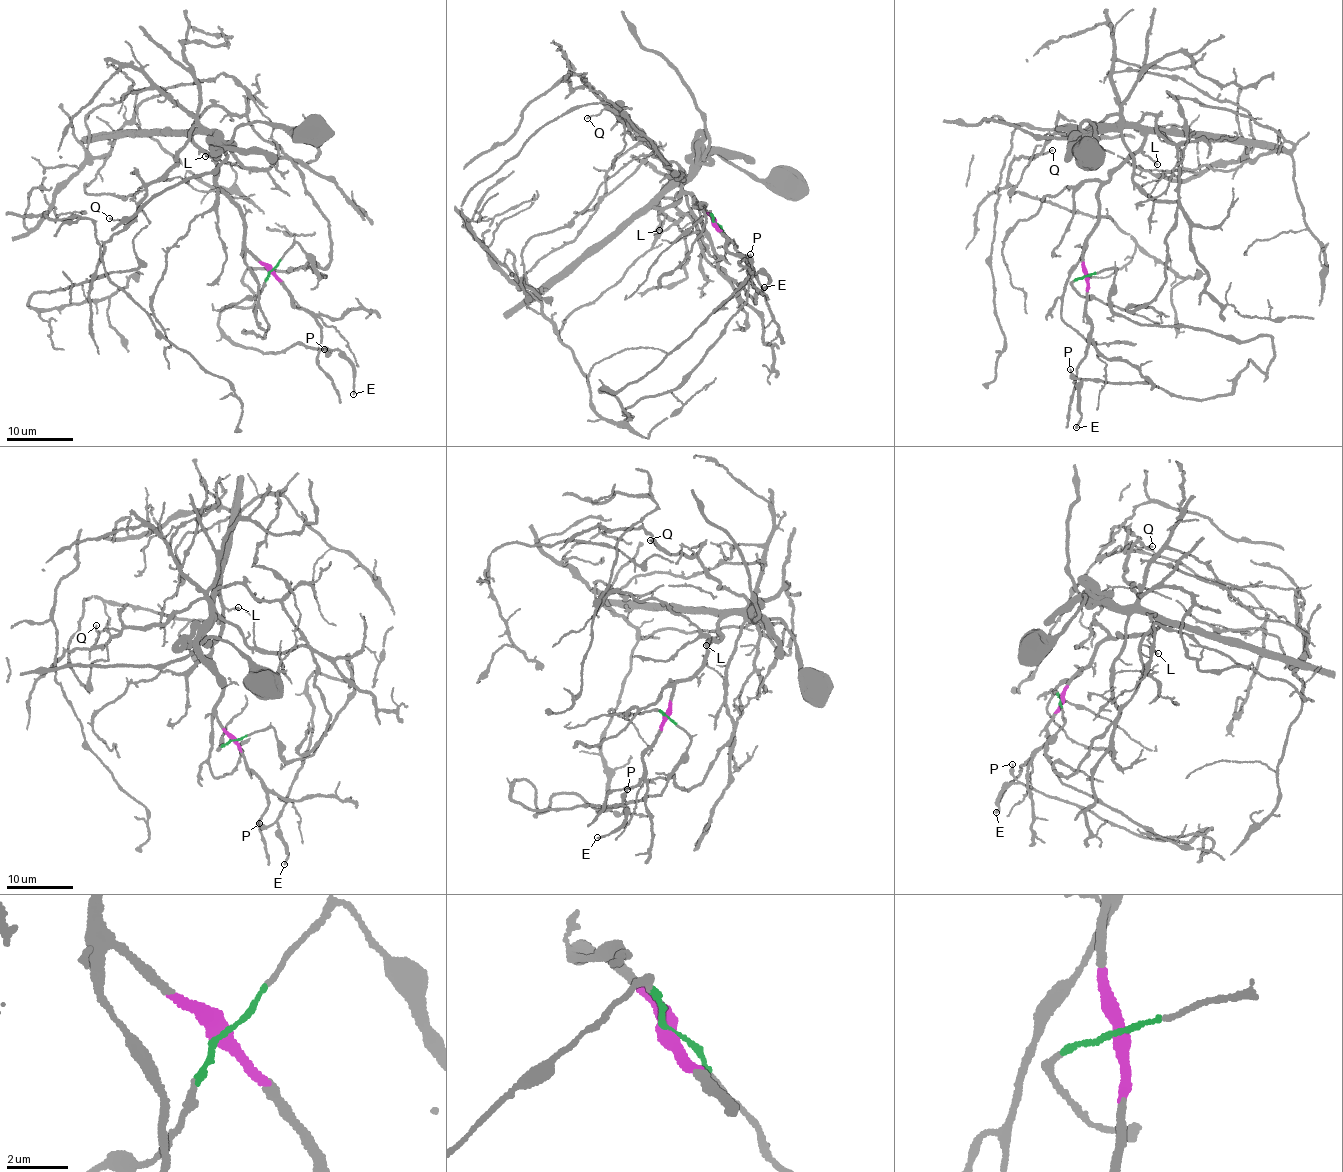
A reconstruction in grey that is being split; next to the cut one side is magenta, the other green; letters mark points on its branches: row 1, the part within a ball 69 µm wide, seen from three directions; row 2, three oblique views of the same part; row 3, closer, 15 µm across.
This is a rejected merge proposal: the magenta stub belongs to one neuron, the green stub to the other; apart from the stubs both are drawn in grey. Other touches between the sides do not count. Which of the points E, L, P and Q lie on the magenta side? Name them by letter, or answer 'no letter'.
L, Q

